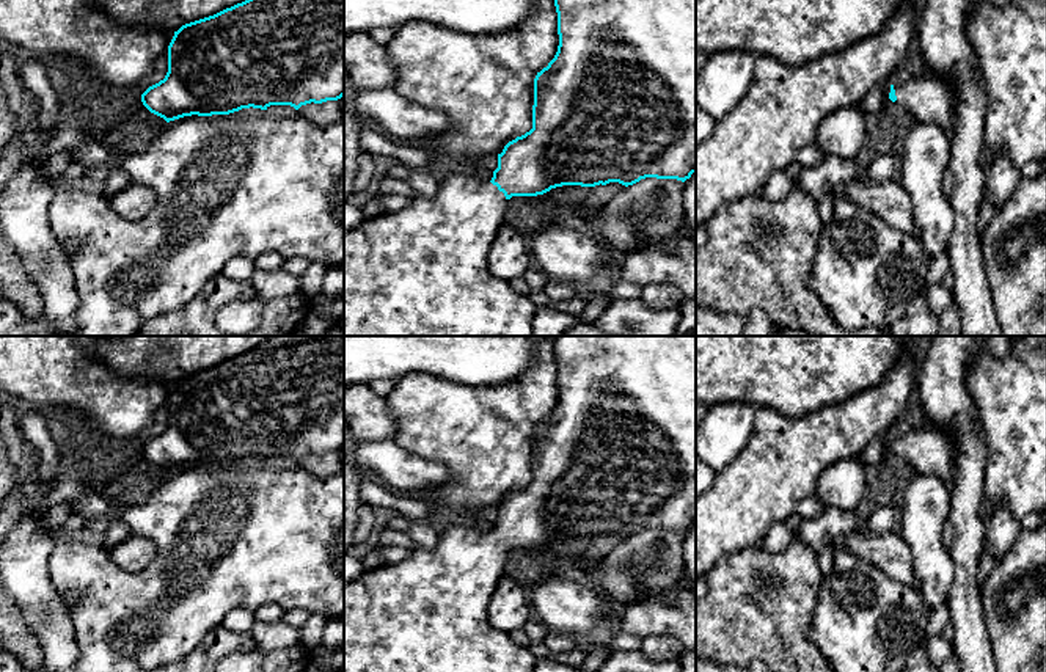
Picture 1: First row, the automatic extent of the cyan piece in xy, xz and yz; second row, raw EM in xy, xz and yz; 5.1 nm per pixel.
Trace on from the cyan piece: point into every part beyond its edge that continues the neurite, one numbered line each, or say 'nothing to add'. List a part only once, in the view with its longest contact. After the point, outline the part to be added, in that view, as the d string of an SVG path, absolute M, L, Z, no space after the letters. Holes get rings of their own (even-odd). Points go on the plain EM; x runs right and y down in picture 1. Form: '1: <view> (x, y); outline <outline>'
1: xz (427, 613); outline M449 528L438 532L433 550L413 548L408 559L366 570L358 579L344 586L344 672L534 672L536 656L512 641L509 633L498 631L488 622L487 609L496 584L506 576L506 548L492 534L468 528Z

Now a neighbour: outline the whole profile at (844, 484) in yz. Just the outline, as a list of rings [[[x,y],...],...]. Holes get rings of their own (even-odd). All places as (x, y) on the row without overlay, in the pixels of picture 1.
[[[856,458],[825,468],[815,484],[815,496],[825,509],[856,510],[867,493],[867,468]]]

